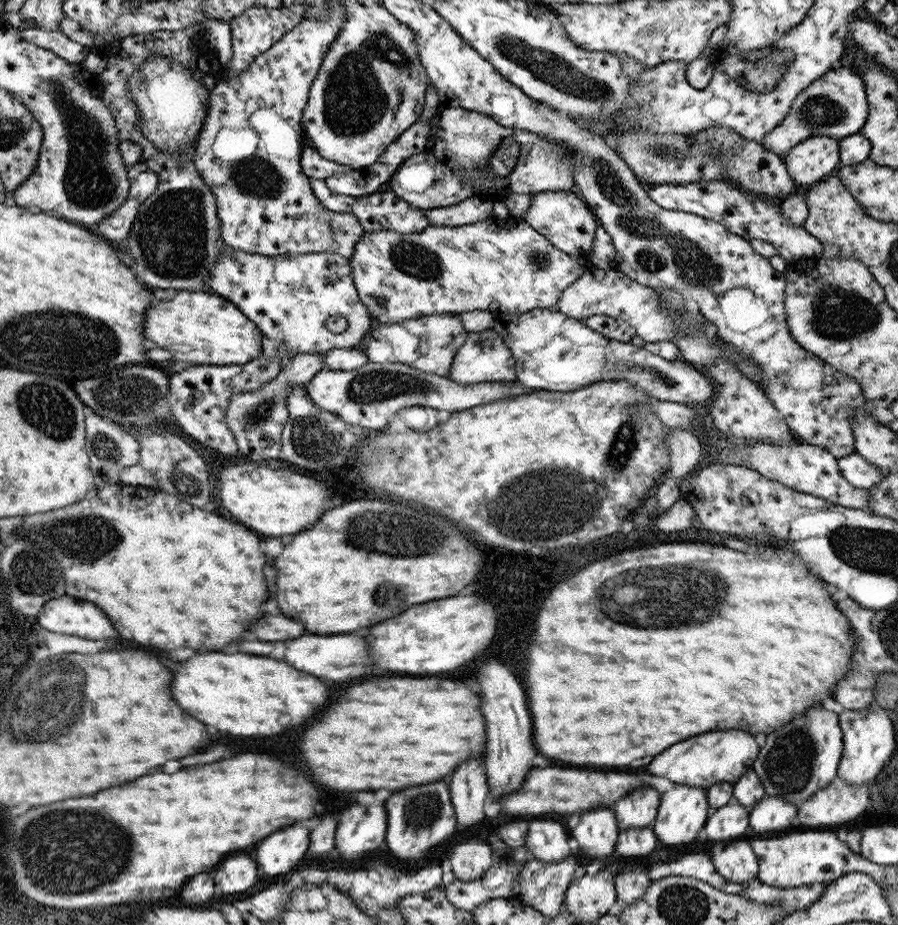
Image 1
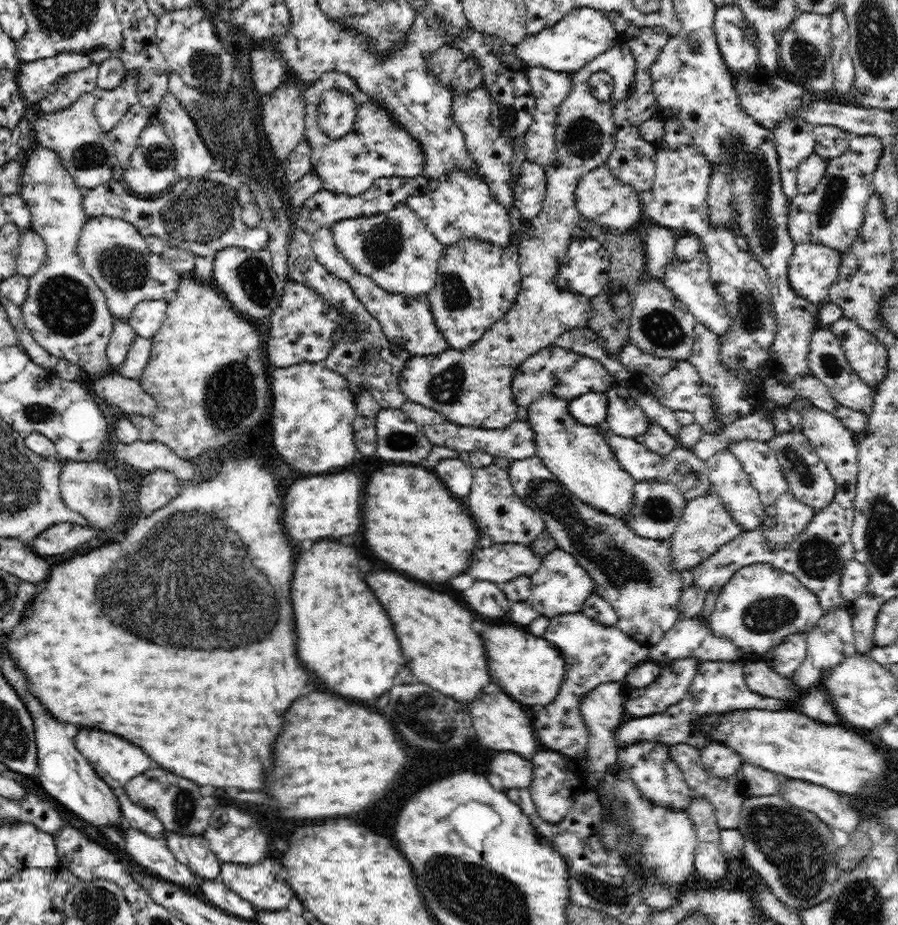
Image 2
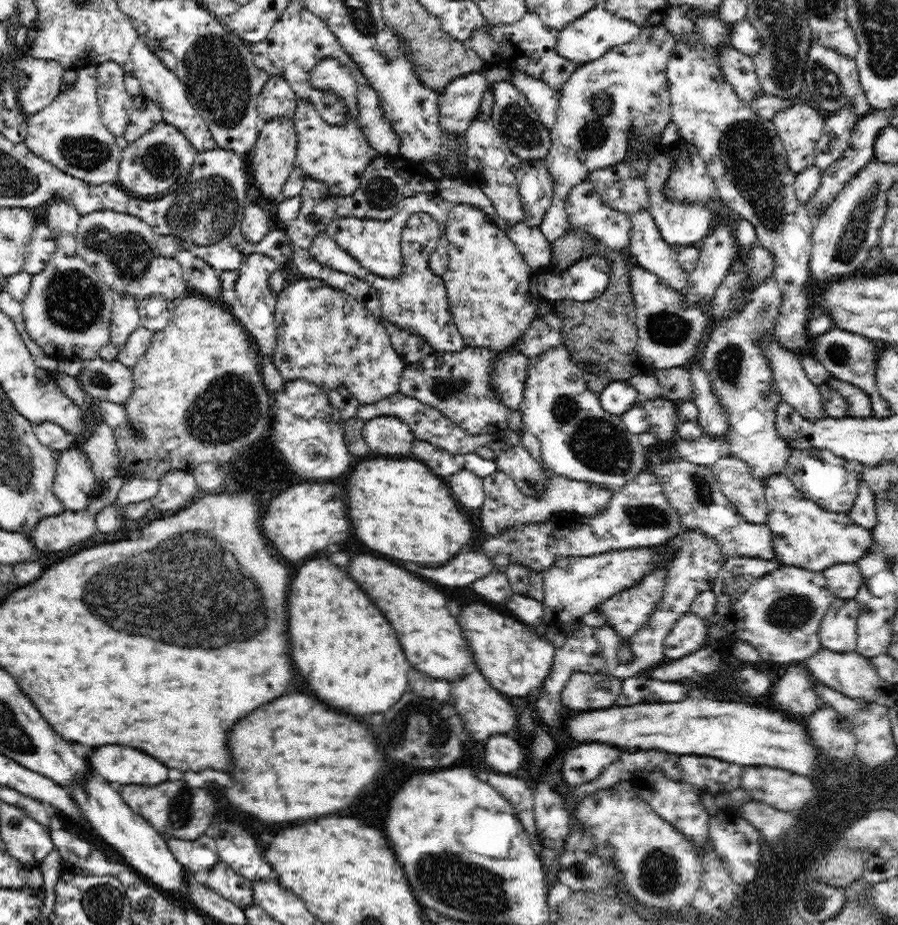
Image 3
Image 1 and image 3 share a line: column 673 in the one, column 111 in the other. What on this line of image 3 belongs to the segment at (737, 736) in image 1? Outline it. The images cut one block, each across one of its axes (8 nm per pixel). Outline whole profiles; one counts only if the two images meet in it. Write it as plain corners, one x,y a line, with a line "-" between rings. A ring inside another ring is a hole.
102,746
91,752
88,762
92,771
97,772
110,783
119,785
157,786
166,781
168,768
148,760
148,754
140,750
132,750
126,746
-
150,764
150,772
148,772
-
164,776
164,778
162,778

